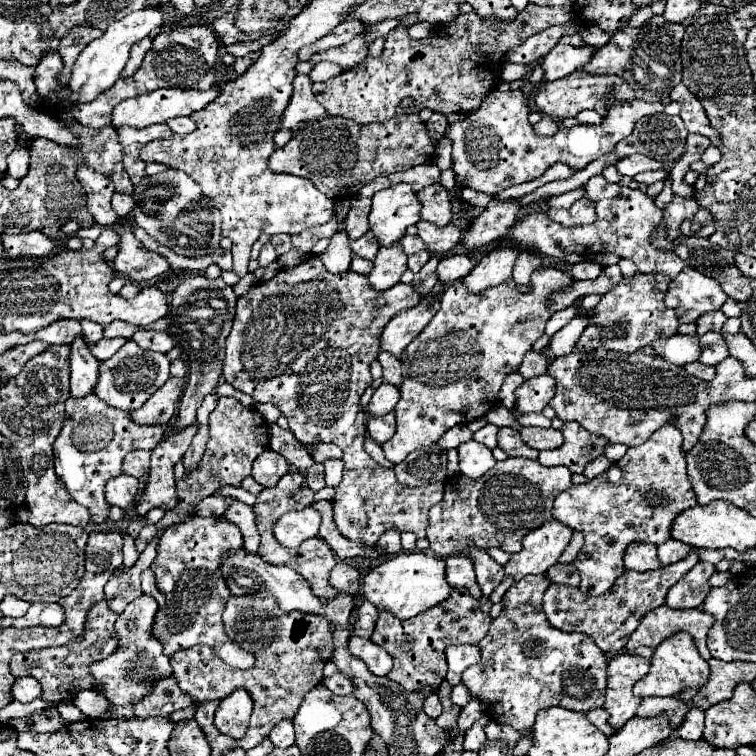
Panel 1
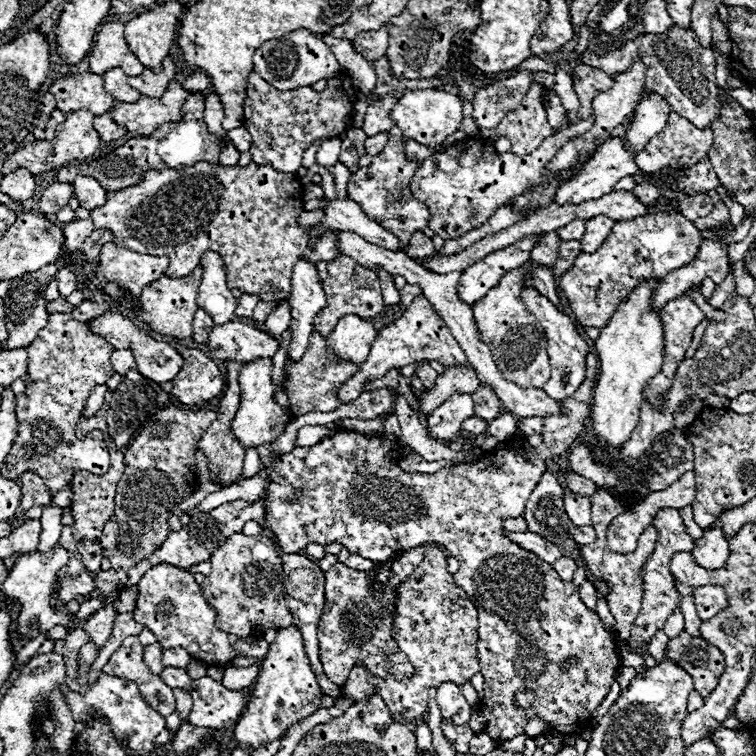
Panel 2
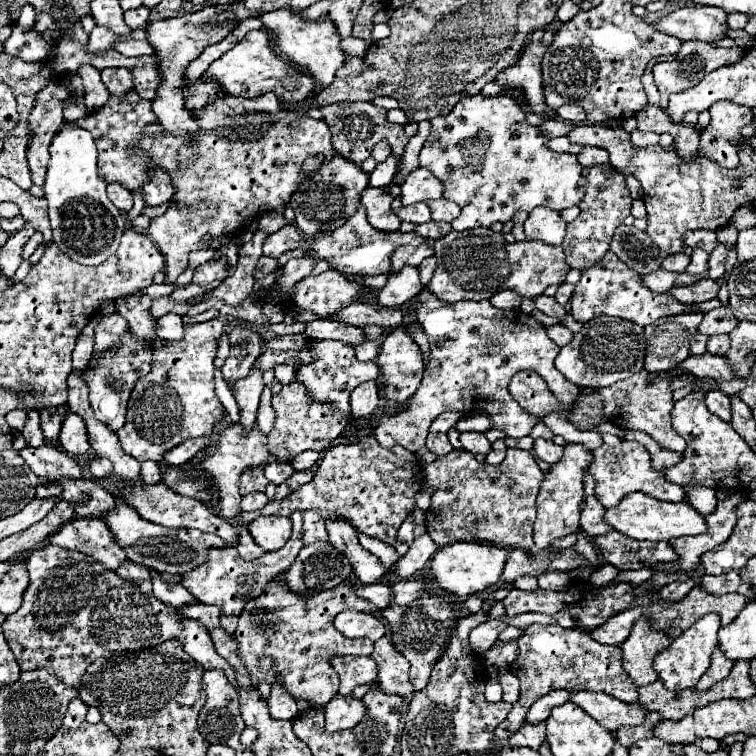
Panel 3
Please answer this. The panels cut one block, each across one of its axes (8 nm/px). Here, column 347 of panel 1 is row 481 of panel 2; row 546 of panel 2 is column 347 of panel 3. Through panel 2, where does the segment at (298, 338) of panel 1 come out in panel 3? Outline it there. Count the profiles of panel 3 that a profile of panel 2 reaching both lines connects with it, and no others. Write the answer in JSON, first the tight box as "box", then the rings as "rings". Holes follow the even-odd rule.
{"box":[238,270,426,544],"rings":[[[328,270],[300,280],[294,286],[290,300],[304,310],[328,316],[352,302],[358,302],[364,294],[366,288],[356,282],[348,282],[346,276],[336,270]],[[314,340],[310,342],[310,350],[312,350],[312,358],[314,362],[308,364],[308,366],[300,366],[298,372],[296,372],[296,378],[298,382],[302,382],[310,396],[316,400],[316,402],[322,402],[322,404],[334,404],[336,408],[344,410],[346,414],[350,414],[350,392],[366,382],[366,380],[374,380],[378,378],[378,364],[374,362],[360,362],[356,356],[354,356],[354,348],[344,344],[344,342],[336,342],[336,340]],[[362,436],[360,442],[338,444],[326,450],[312,482],[298,488],[288,498],[272,500],[262,510],[242,512],[238,518],[242,522],[252,522],[258,514],[290,516],[296,510],[318,510],[326,522],[326,514],[336,512],[338,518],[346,518],[358,532],[394,544],[396,532],[408,516],[414,516],[414,524],[426,522],[426,514],[416,508],[416,494],[420,488],[422,468],[416,454],[402,446],[382,448],[374,436]]]}

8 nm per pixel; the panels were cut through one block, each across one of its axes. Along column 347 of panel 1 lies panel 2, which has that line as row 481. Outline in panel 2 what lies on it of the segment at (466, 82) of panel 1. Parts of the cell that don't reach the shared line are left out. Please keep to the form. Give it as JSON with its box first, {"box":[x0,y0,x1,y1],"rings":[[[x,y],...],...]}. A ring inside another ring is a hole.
{"box":[72,402,124,572],"rings":[[[104,402],[102,408],[92,418],[80,417],[78,420],[78,430],[84,434],[92,430],[99,430],[104,434],[108,452],[110,455],[110,469],[104,476],[96,476],[90,472],[76,472],[72,478],[72,488],[74,488],[74,498],[72,498],[72,514],[74,514],[74,538],[78,544],[78,550],[82,554],[82,562],[86,564],[88,572],[98,572],[100,562],[102,562],[102,546],[100,546],[100,536],[102,536],[102,526],[110,516],[114,514],[114,494],[116,494],[116,484],[124,472],[124,454],[118,450],[108,436],[106,417],[109,410],[108,402]]]}

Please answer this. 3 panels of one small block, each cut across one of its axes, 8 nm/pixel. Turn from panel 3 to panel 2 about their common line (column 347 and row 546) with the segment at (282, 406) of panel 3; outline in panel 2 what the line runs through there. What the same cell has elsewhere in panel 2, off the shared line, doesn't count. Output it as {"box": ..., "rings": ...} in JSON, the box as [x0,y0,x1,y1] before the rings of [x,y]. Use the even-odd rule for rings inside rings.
{"box":[318,544,426,686],"rings":[[[422,544],[404,552],[398,560],[392,560],[388,580],[382,588],[374,584],[374,576],[382,564],[374,564],[372,570],[362,572],[338,562],[326,572],[326,608],[318,622],[318,640],[320,660],[324,664],[324,674],[330,678],[330,682],[344,686],[350,676],[350,670],[356,664],[362,664],[372,676],[382,680],[406,680],[414,676],[414,666],[392,638],[394,604],[400,584],[424,560],[424,552],[426,546]]]}

